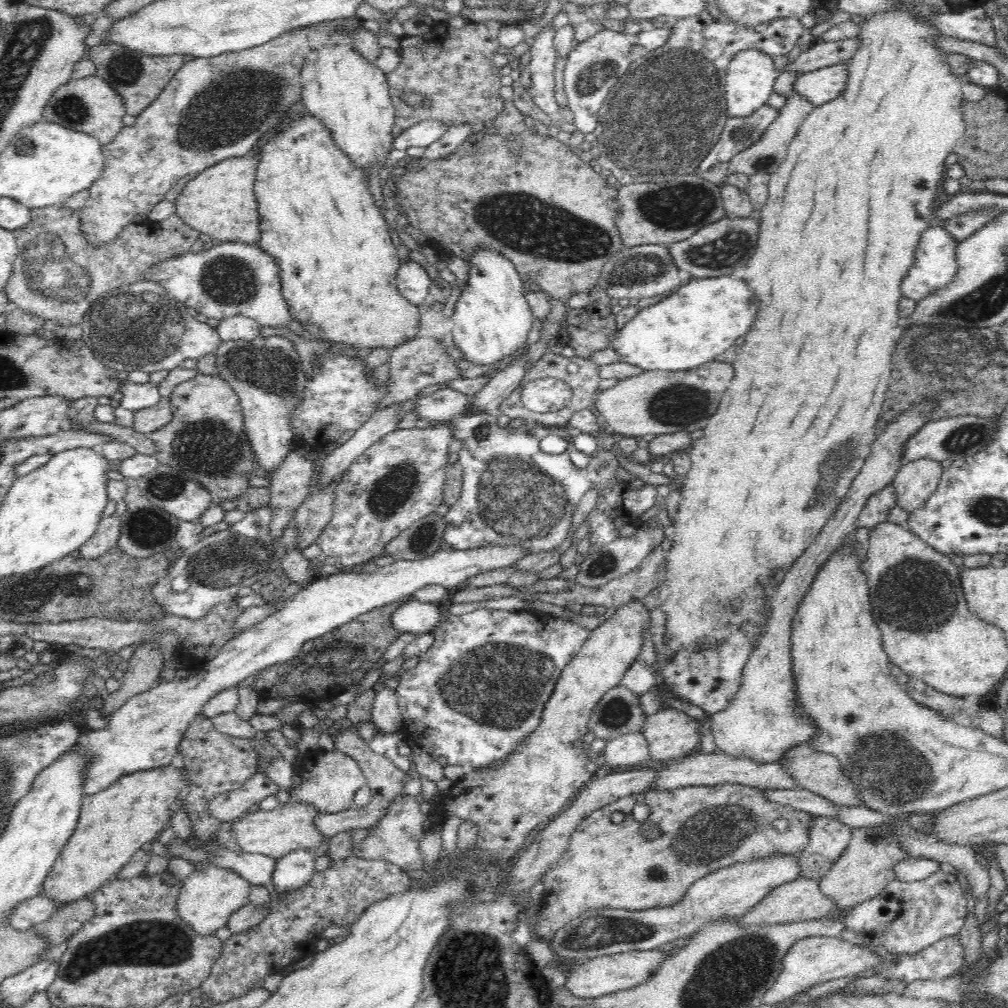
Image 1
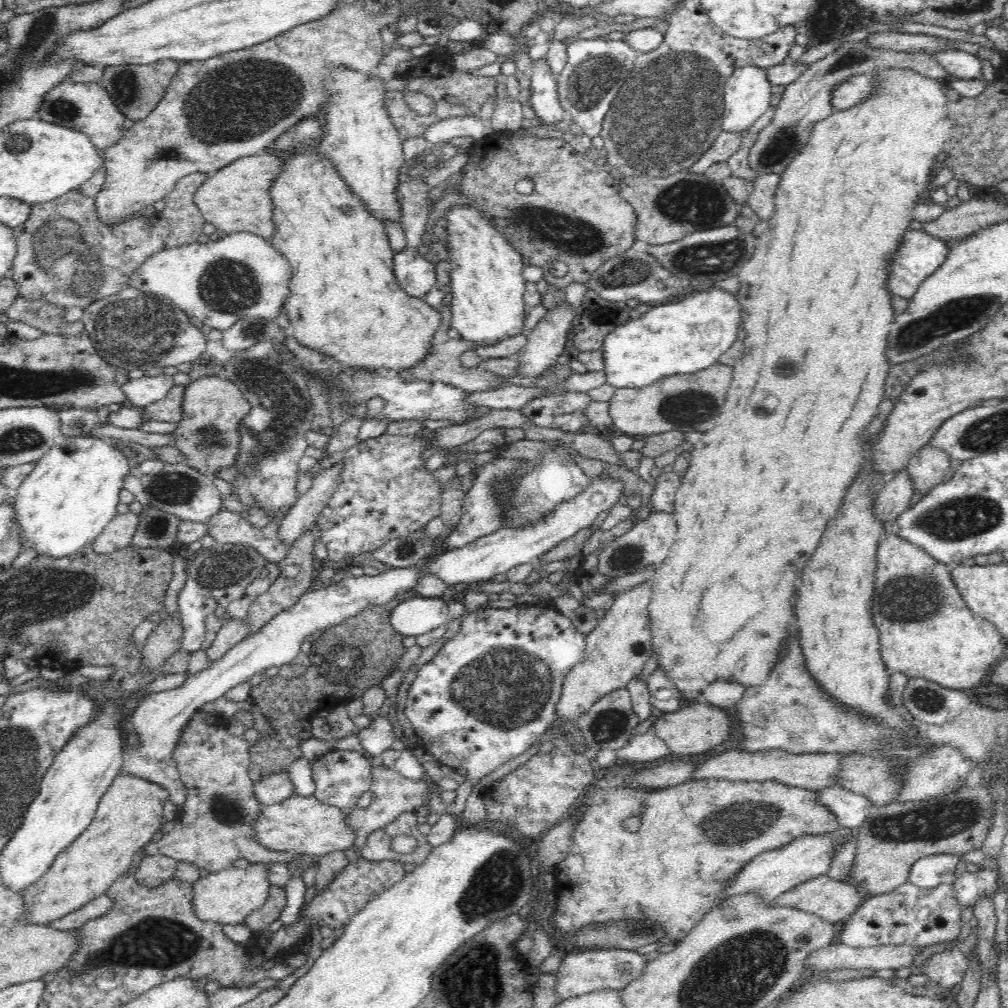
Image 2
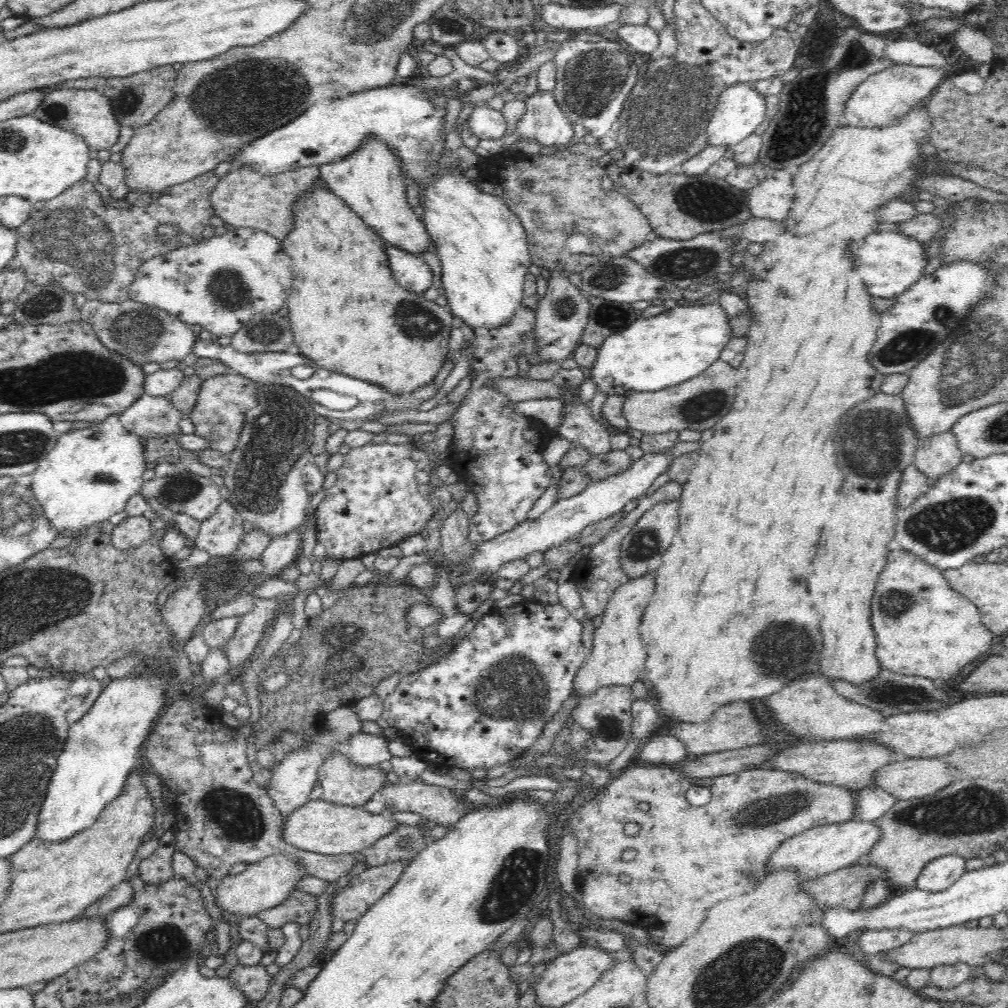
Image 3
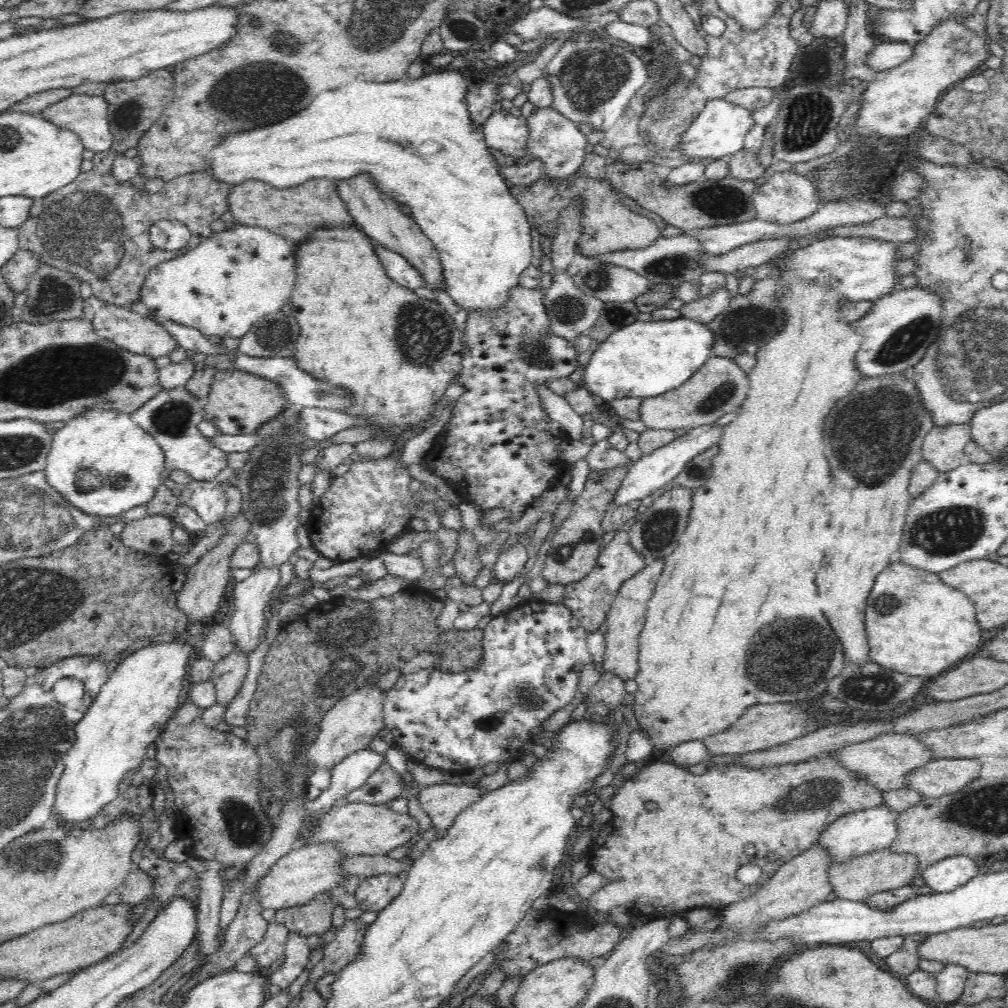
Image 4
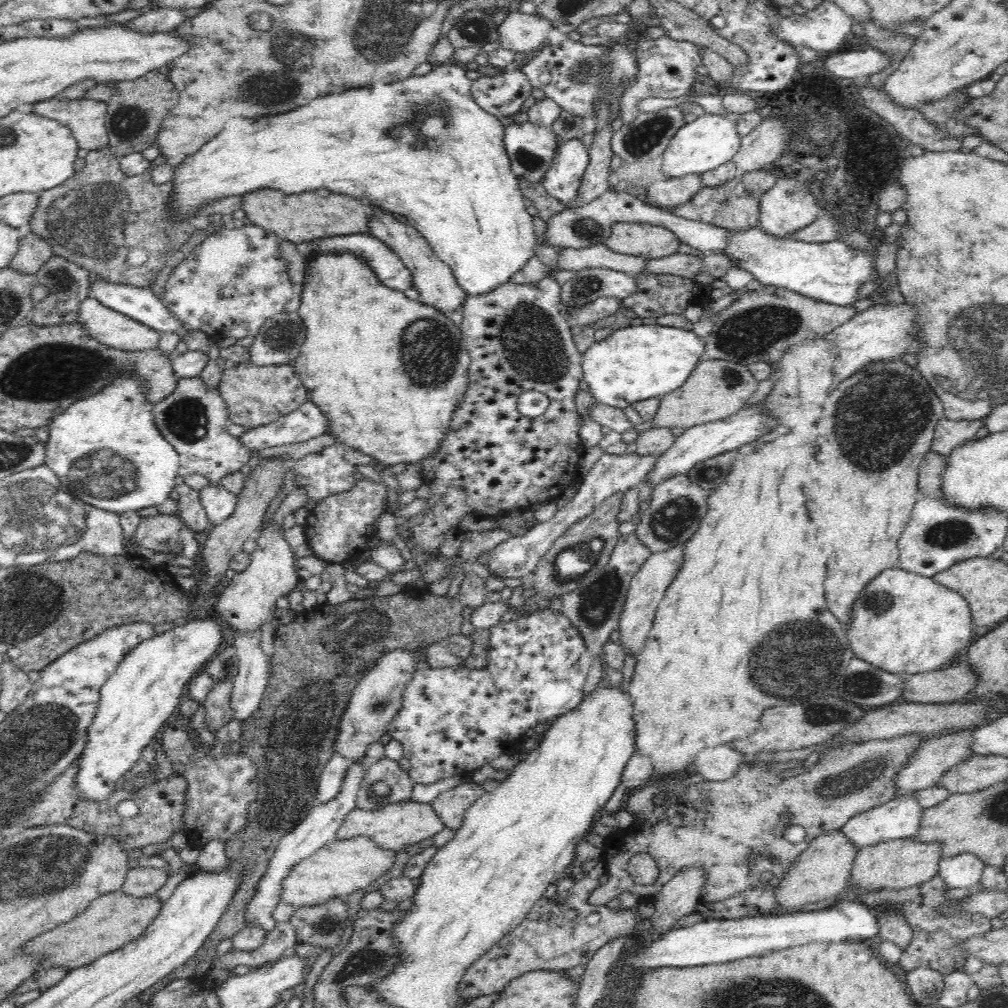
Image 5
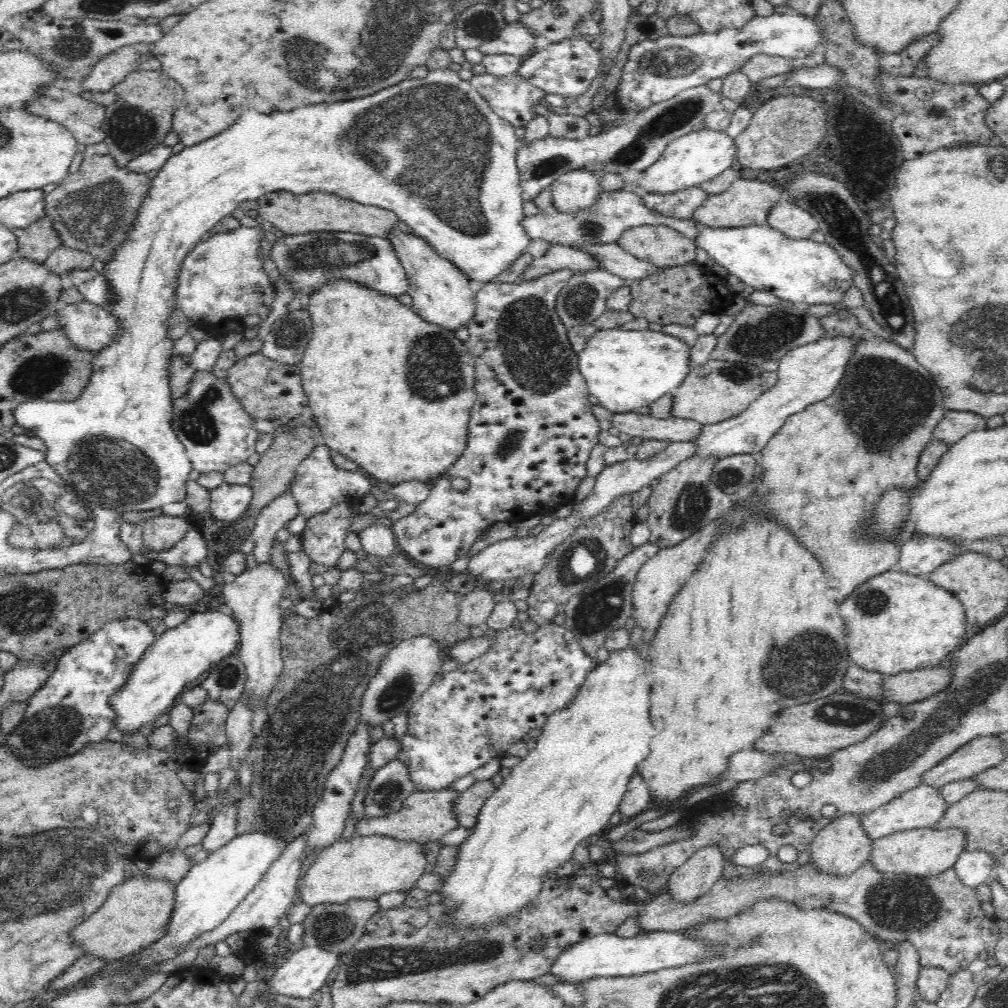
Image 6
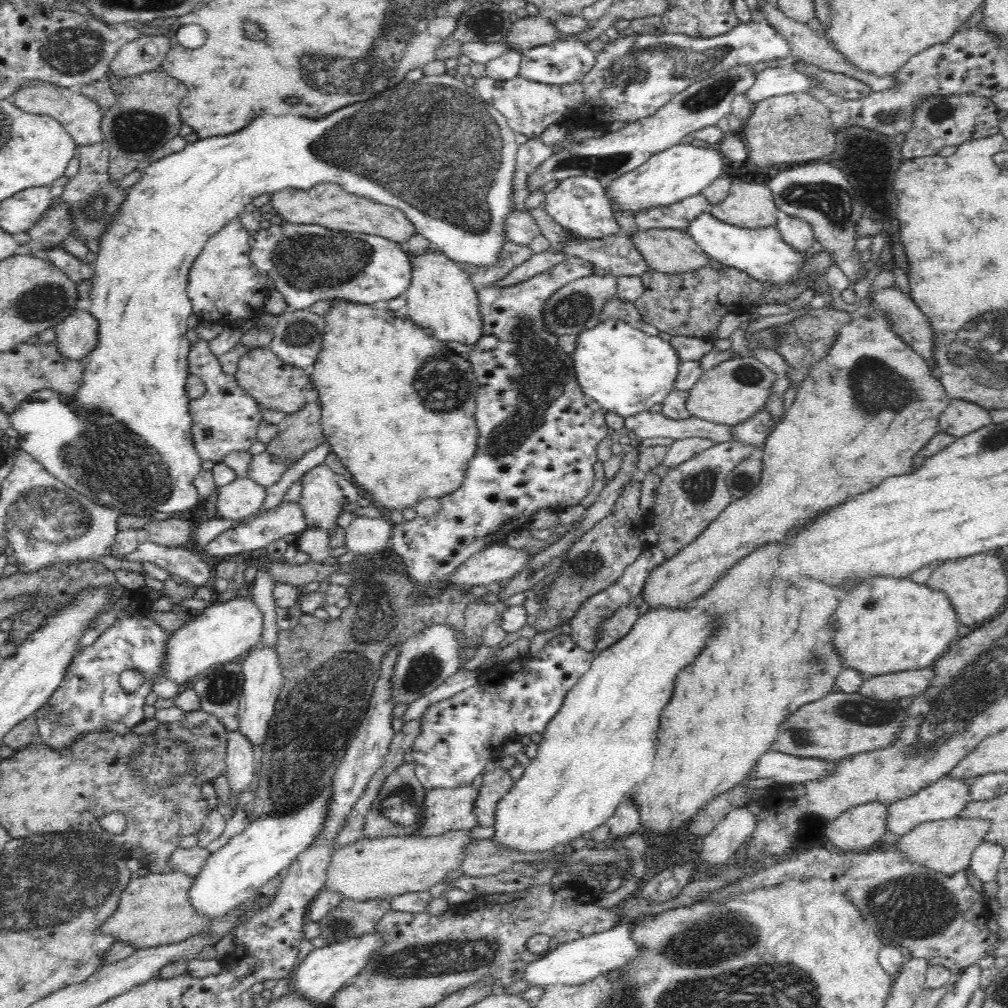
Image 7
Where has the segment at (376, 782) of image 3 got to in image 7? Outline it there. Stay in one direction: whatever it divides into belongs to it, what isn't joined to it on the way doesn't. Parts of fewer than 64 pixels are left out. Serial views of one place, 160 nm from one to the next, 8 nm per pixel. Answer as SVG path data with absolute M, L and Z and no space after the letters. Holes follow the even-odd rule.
M405 762L391 772L369 808L364 824L366 838L414 835L423 823L423 802L427 789L415 775L416 765Z

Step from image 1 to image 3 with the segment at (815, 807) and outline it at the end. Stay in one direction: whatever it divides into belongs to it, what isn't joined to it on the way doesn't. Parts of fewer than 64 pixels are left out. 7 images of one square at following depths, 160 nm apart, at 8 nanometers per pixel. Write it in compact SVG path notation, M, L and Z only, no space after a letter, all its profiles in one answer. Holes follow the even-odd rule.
M876 786L854 789L853 794L857 802L854 815L856 820L876 820L899 800L893 794Z

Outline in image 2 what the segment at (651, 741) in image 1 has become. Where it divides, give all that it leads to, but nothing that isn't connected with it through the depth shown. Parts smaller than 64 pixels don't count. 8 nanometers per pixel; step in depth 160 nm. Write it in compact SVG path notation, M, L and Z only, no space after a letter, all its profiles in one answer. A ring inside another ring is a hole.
M692 702L656 718L652 732L666 742L672 758L684 754L700 754L730 738L730 715L731 710L706 702Z

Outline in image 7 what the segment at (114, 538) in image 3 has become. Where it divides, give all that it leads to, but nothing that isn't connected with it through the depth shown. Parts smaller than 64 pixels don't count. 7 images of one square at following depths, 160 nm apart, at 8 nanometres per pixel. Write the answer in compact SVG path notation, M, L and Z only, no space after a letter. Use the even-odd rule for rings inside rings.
M172 516L168 520L154 520L143 528L148 533L148 542L162 546L177 547L190 543L192 527L188 517Z

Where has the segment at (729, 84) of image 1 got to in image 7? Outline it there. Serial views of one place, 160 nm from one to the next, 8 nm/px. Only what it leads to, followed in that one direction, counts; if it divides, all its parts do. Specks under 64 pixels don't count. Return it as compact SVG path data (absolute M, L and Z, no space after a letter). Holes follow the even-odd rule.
M678 143L662 152L653 154L642 166L622 174L606 187L612 210L630 211L635 215L653 206L668 206L673 202L700 194L712 182L726 173L727 161L720 150L712 145L693 146L691 143Z

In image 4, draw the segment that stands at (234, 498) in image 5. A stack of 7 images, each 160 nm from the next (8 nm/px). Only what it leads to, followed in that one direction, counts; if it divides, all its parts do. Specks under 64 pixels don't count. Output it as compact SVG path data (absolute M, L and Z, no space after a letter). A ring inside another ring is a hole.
M192 479L190 482L179 484L176 488L172 488L171 490L176 493L179 504L193 508L207 525L218 523L224 518L224 514L226 514L225 508L227 500L223 483Z

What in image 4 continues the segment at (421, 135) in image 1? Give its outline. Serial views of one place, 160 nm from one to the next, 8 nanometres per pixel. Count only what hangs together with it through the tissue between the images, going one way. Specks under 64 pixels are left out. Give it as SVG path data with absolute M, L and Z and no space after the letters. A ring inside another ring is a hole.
M494 111L483 124L484 140L488 146L507 156L505 164L514 165L516 158L531 154L527 150L529 128L523 116Z

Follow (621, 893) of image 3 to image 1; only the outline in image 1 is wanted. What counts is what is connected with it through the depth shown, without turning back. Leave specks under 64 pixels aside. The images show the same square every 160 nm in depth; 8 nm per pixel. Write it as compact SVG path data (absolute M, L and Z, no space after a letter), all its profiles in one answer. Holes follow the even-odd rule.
M726 783L716 786L687 786L674 790L650 790L645 793L634 793L589 814L571 834L568 852L548 868L541 878L544 882L543 906L531 926L535 939L549 942L558 930L567 926L576 916L581 916L587 910L596 908L617 908L626 910L644 910L658 906L672 906L680 902L689 890L688 886L718 870L753 862L753 860L768 859L776 856L799 857L808 844L814 815L794 810L791 806L778 804L768 800L762 789L754 786ZM636 804L650 806L651 813L642 821L633 819L631 812ZM614 811L625 814L624 820L615 824L610 820ZM777 818L786 818L789 829L780 833L772 827Z

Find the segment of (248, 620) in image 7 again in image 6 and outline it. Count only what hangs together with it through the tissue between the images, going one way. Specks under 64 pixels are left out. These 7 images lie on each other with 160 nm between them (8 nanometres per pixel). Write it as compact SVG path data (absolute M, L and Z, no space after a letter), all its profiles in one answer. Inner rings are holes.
M215 606L212 611L206 611L203 613L195 613L189 612L188 618L180 623L178 626L174 628L167 629L164 633L162 633L145 651L144 656L140 658L140 662L136 664L136 666L132 667L130 676L127 678L127 681L121 686L119 691L116 691L109 698L109 705L112 707L113 712L115 712L115 721L112 730L107 734L105 740L113 740L114 742L123 742L124 741L124 732L132 732L132 734L136 734L136 732L147 732L151 729L152 726L159 723L164 719L165 715L168 711L174 706L174 702L176 702L176 698L180 696L180 693L190 684L190 682L194 682L196 678L200 674L204 674L204 672L208 672L210 666L216 664L216 662L220 662L224 658L228 658L229 655L233 655L236 653L236 646L238 646L239 642L239 622L231 615L224 613L220 607Z

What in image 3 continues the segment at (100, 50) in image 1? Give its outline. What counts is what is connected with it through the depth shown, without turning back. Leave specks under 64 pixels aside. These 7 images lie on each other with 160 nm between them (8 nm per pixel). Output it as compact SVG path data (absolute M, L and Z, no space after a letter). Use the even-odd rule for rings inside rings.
M172 65L157 66L127 77L108 77L101 91L110 99L118 124L135 129L147 125L174 98L176 79Z

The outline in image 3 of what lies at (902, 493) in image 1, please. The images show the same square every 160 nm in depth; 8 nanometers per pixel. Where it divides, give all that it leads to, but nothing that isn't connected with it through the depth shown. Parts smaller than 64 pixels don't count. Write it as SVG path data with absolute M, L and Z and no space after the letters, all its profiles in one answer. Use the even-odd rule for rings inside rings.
M950 431L921 441L913 465L928 478L937 480L963 462L958 439Z

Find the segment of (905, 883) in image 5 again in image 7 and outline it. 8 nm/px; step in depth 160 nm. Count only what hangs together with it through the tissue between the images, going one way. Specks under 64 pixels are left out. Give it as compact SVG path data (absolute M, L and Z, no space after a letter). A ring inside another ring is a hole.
M948 818L932 822L923 822L898 838L893 850L898 850L912 863L922 865L932 871L952 875L965 871L971 864L972 852L984 841L990 830L991 822L982 818Z

